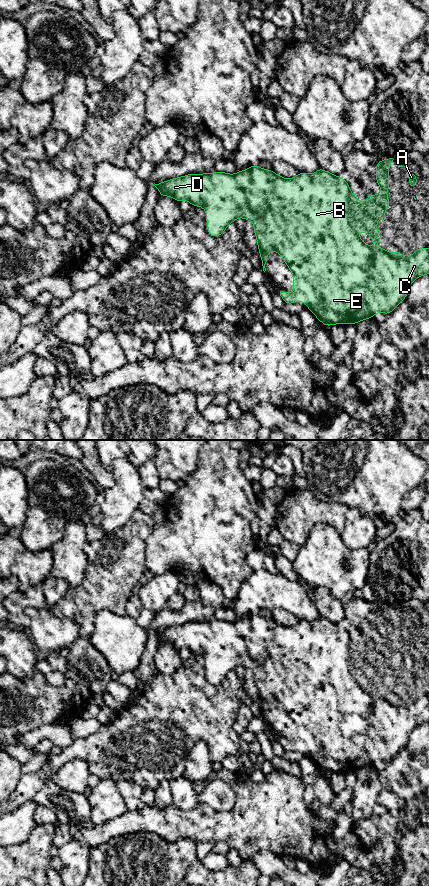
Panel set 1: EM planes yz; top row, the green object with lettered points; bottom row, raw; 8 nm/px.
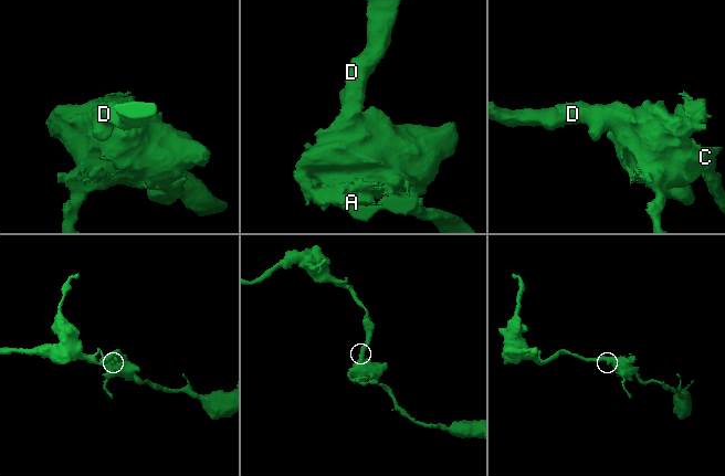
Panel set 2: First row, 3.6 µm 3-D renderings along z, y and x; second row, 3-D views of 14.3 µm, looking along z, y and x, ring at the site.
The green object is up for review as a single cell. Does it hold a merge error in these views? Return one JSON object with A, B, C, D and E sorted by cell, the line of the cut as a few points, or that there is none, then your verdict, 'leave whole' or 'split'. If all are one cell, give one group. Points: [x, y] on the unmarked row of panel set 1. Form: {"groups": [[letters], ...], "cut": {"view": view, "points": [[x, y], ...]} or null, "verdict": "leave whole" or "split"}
{"groups": [["A", "B", "C", "D", "E"]], "cut": null, "verdict": "leave whole"}

